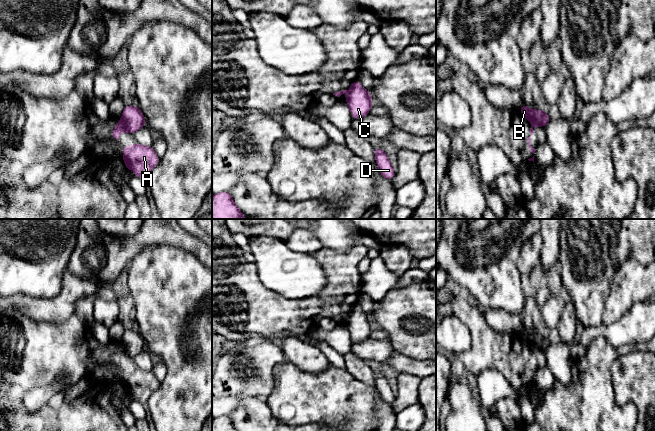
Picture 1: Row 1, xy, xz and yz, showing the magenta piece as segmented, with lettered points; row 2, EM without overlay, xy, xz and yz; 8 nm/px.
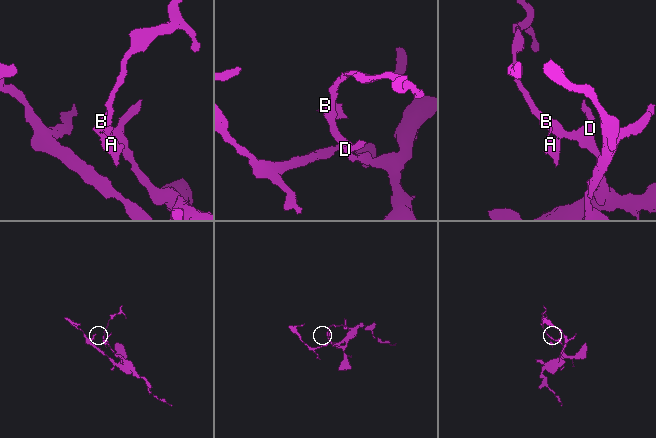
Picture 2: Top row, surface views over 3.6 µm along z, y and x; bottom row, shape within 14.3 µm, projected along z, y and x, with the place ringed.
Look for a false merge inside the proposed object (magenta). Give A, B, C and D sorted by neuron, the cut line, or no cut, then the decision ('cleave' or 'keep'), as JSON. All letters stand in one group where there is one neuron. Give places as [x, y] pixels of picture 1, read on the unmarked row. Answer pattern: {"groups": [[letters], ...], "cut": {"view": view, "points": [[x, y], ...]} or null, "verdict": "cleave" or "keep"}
{"groups": [["A"], ["B", "C", "D"]], "cut": {"view": "xy", "points": [[119, 344], [126, 355]]}, "verdict": "cleave"}

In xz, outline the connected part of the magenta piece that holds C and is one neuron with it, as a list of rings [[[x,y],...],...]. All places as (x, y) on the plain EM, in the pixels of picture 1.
[[[356,303],[350,313],[347,315],[347,323],[345,327],[348,329],[353,343],[361,343],[368,339],[373,329],[370,316],[367,315]]]

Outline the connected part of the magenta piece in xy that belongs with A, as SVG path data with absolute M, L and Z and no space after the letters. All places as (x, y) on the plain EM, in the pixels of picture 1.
M135 367L122 371L121 376L124 377L122 384L126 388L126 393L132 394L137 401L147 408L148 399L160 385L152 369L143 370Z

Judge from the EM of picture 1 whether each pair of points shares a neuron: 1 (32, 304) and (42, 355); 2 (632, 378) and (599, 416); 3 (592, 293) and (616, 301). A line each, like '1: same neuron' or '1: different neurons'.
1: different neurons
2: different neurons
3: different neurons

